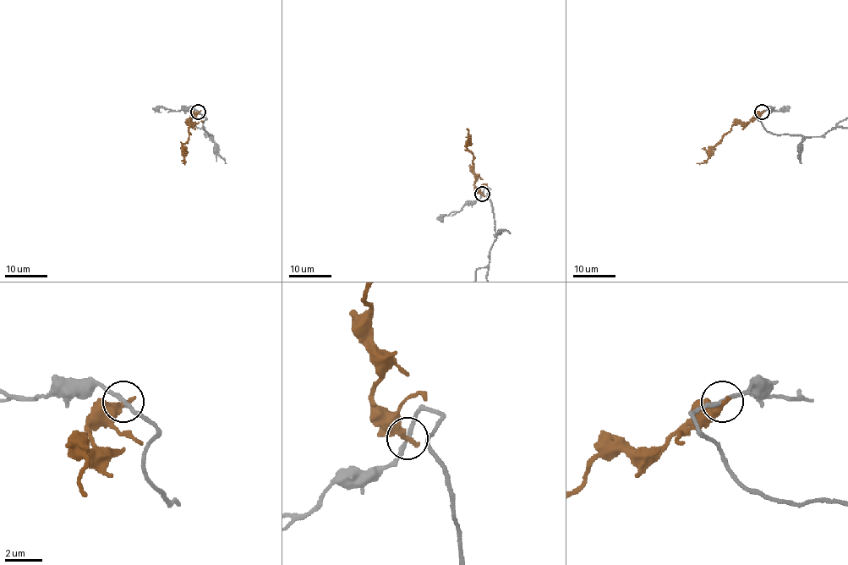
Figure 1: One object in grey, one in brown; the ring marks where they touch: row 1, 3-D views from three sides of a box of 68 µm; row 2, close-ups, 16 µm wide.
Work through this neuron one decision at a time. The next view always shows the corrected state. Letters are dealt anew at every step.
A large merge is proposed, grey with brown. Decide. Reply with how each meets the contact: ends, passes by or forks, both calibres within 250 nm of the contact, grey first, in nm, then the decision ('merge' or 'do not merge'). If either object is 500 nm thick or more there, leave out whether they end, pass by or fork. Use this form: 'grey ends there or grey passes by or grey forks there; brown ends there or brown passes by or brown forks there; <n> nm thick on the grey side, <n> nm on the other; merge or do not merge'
grey passes by; brown ends there; 220 nm thick on the grey side, 440 nm on the other; do not merge

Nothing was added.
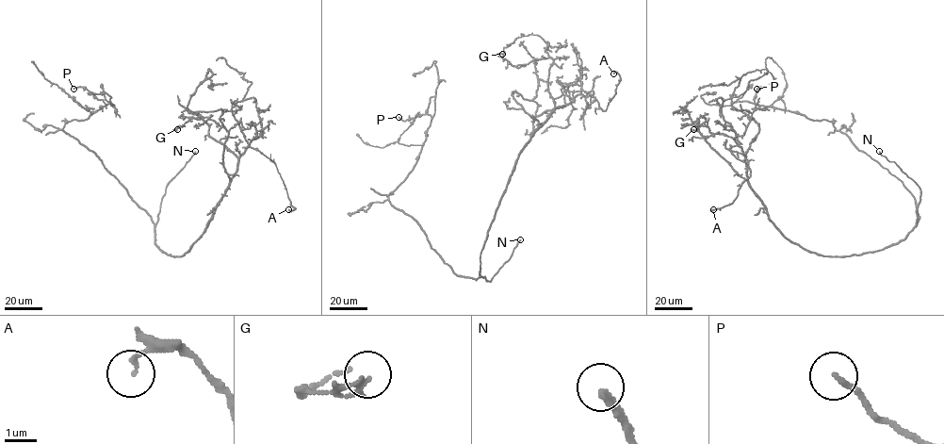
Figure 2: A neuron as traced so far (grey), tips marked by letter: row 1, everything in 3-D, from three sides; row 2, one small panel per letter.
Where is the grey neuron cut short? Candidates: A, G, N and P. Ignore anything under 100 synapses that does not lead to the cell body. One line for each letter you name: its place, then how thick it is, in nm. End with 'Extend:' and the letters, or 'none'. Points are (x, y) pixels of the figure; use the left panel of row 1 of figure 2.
N: at (195, 151); 280 nm thick
Extend: N

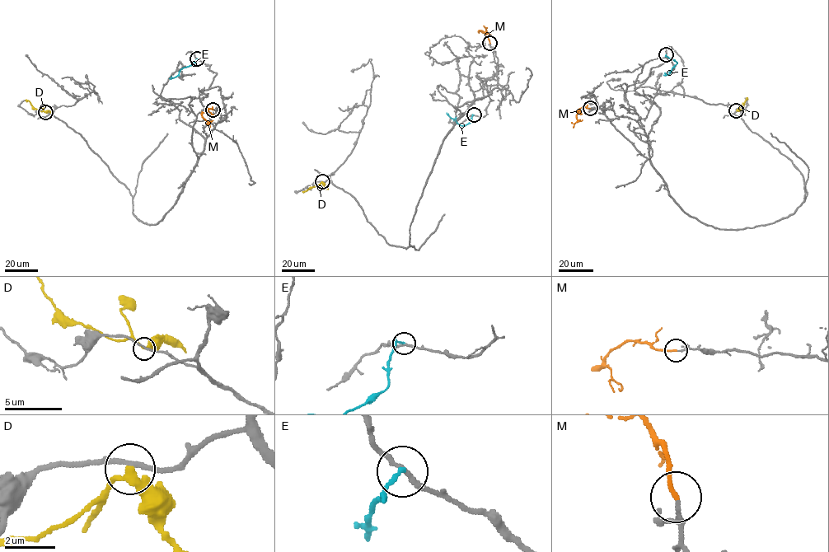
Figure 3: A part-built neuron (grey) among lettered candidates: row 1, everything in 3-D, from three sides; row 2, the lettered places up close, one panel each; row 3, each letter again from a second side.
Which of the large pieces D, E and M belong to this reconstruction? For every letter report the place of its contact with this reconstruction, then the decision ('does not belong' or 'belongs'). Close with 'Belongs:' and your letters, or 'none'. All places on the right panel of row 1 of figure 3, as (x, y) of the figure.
D: (736, 110) | does not belong
E: (666, 54) | does not belong
M: (590, 108) | belongs
Belongs: M

